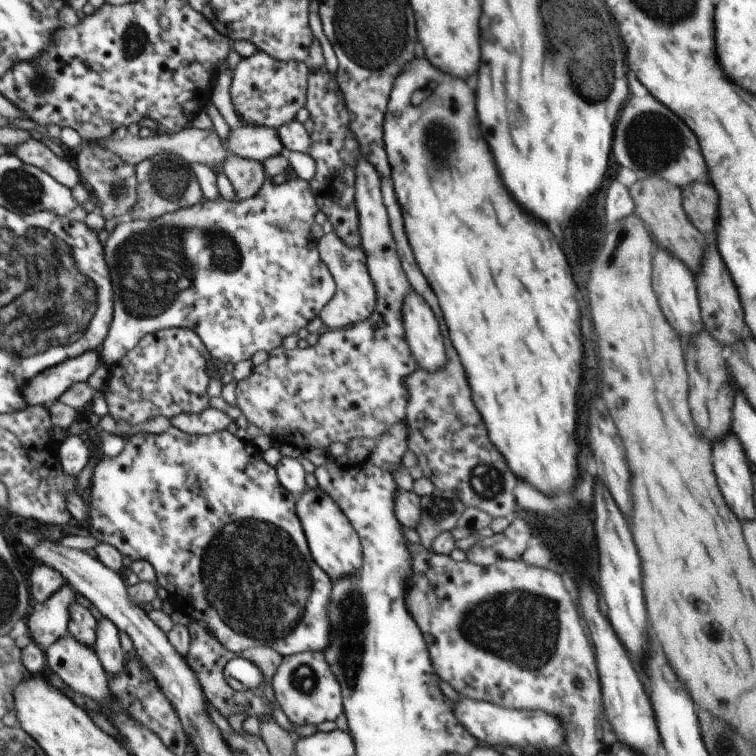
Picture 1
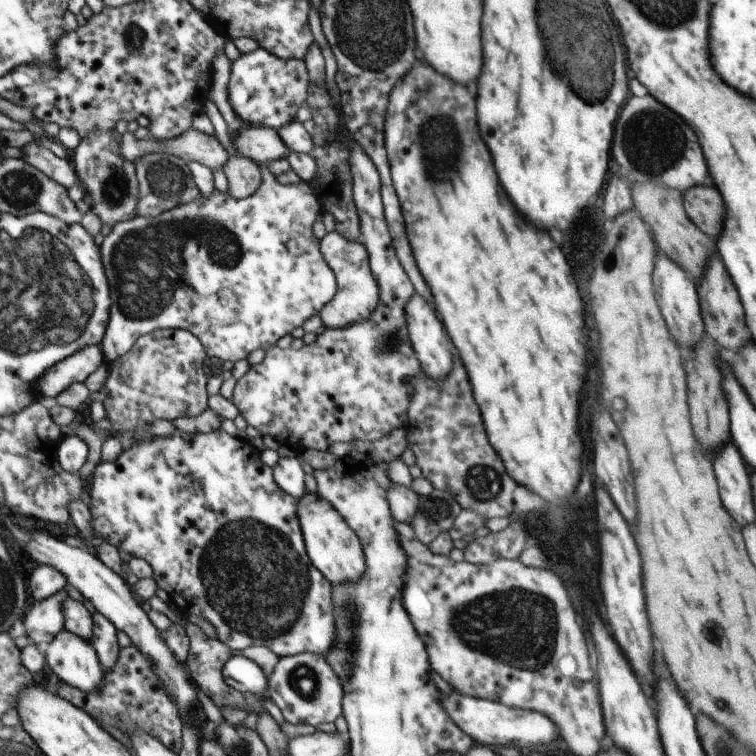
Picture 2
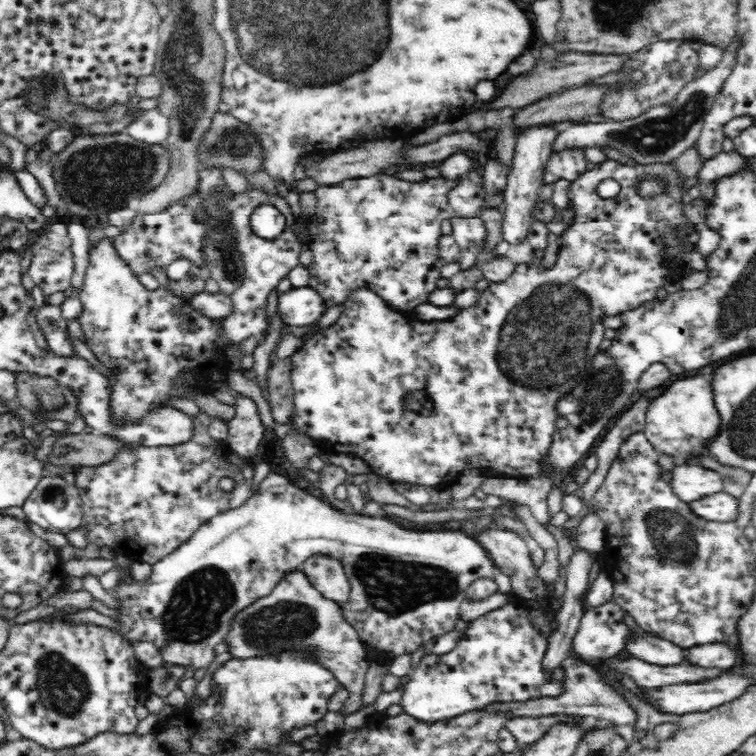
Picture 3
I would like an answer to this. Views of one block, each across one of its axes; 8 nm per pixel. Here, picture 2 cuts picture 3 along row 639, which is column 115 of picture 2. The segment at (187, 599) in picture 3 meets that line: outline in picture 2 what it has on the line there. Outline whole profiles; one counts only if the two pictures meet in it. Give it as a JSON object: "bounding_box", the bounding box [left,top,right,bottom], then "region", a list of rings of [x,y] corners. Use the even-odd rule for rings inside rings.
{"bounding_box":[73,129,208,435],"region":[[[112,129],[112,132],[92,132],[88,138],[82,139],[73,157],[81,182],[86,184],[93,197],[89,208],[97,213],[104,226],[114,227],[120,221],[135,215],[139,204],[138,170],[132,161],[120,154],[120,134],[116,129]],[[159,329],[140,336],[138,342],[126,354],[114,363],[108,365],[108,377],[103,389],[92,393],[93,400],[100,400],[106,409],[105,417],[110,420],[115,435],[123,431],[142,429],[144,424],[151,424],[154,420],[176,418],[194,418],[202,414],[208,406],[206,394],[206,374],[202,370],[204,364],[204,344],[195,333],[186,329]]]}

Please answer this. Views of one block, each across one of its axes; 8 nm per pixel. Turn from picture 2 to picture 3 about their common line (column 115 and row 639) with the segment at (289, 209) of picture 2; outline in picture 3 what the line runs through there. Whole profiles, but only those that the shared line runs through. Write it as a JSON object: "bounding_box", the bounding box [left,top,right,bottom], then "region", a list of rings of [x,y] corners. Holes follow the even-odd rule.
{"bounding_box":[224,570,370,716],"region":[[[300,570],[286,574],[268,597],[236,613],[234,619],[231,632],[224,640],[232,657],[245,659],[284,651],[310,651],[316,655],[316,663],[330,670],[347,688],[349,696],[341,714],[347,716],[364,706],[364,682],[370,663],[366,647],[344,619],[341,605],[318,593]]]}

